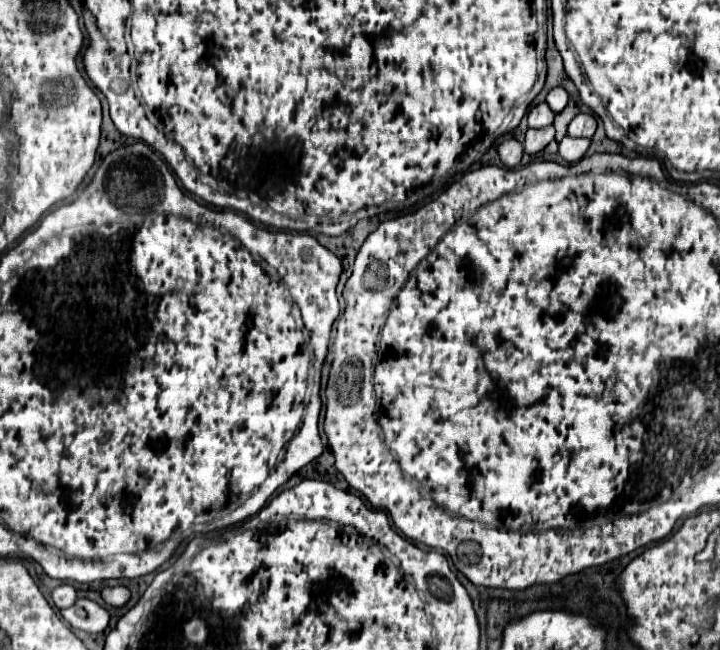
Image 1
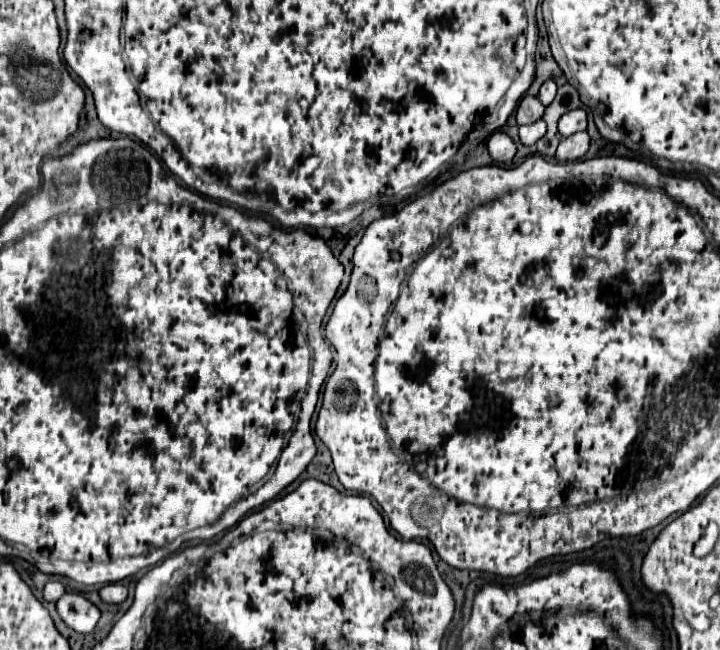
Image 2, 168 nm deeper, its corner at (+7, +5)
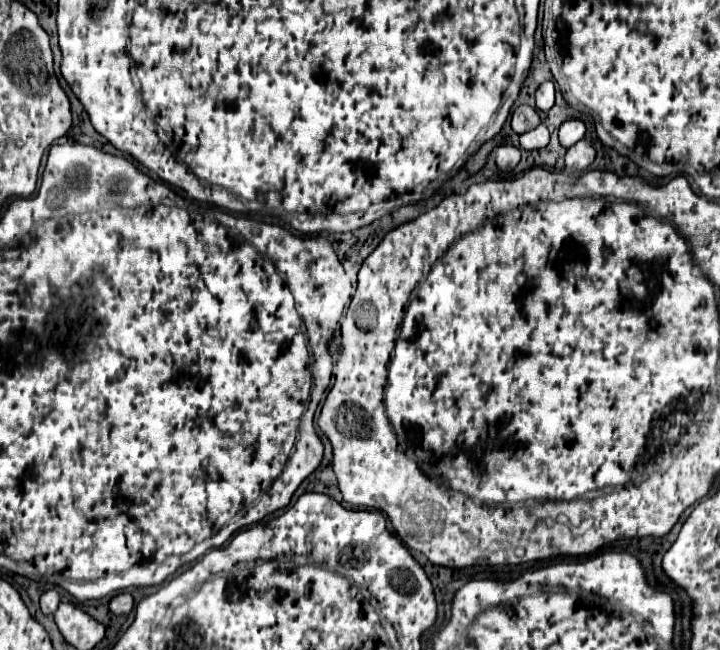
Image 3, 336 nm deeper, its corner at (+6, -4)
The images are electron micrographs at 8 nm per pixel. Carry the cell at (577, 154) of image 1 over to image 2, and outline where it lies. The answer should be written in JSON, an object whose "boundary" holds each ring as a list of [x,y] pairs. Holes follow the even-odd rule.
{"boundary":[[[580,132],[580,134],[572,134],[572,136],[566,136],[560,140],[558,144],[558,150],[556,150],[556,158],[560,162],[572,162],[572,160],[578,160],[586,154],[590,146],[590,136],[588,132]]]}

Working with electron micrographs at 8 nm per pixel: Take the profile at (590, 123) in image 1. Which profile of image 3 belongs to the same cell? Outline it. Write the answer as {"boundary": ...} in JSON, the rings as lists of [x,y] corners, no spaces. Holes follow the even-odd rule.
{"boundary":[[[567,119],[559,127],[559,141],[563,147],[571,147],[585,135],[585,123],[581,119]]]}

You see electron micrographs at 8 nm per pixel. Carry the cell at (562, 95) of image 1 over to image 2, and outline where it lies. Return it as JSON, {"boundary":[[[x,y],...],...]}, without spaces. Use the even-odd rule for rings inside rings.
{"boundary":[[[554,80],[544,82],[542,88],[540,88],[540,94],[538,94],[540,102],[542,102],[544,106],[548,106],[548,104],[554,100],[554,96],[556,96],[556,84],[554,84]]]}

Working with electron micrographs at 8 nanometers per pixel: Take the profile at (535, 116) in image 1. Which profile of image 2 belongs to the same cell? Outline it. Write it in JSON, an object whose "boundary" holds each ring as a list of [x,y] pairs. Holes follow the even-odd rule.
{"boundary":[[[524,96],[518,104],[518,110],[516,110],[516,122],[520,126],[522,124],[532,124],[532,122],[540,120],[542,114],[544,114],[542,102],[536,96]]]}

